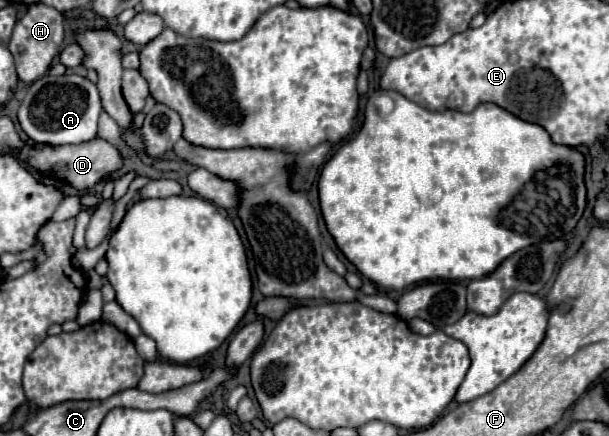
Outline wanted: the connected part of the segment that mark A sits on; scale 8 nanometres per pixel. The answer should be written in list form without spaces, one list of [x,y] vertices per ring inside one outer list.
[[[43,75],[37,79],[25,99],[21,101],[17,119],[29,139],[47,145],[69,145],[85,143],[97,135],[97,119],[101,113],[101,99],[95,83],[81,75]]]

